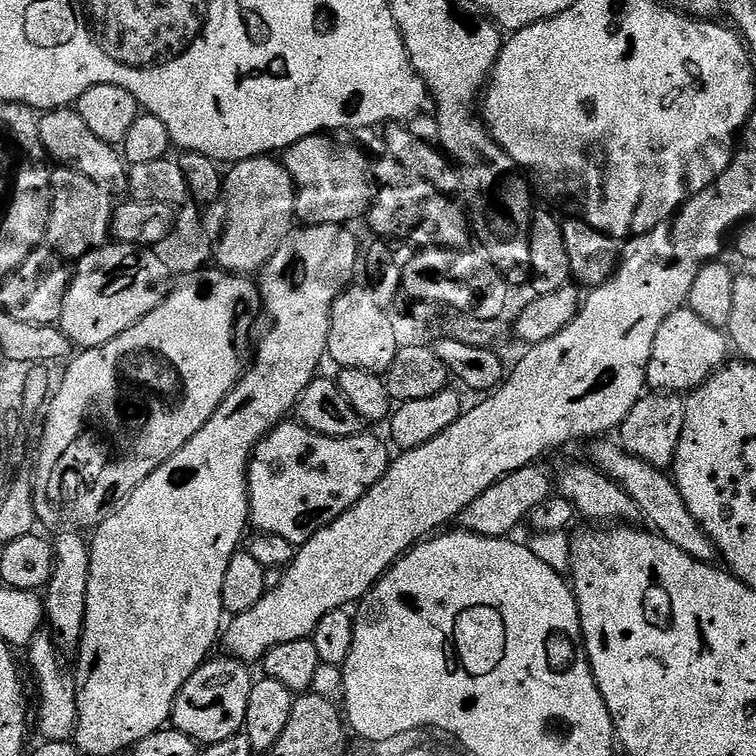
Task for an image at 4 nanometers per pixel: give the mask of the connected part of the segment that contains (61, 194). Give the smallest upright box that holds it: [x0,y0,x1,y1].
[46,174,114,262]

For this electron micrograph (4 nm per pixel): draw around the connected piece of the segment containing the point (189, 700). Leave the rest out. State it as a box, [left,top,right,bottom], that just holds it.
[170,658,254,745]

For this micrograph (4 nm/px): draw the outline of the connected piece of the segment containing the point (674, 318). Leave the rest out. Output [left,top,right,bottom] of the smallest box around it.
[647,306,730,394]

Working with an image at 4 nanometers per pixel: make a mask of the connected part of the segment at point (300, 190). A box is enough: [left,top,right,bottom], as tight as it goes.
[282,134,374,225]

